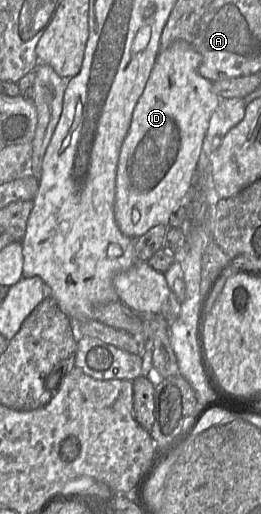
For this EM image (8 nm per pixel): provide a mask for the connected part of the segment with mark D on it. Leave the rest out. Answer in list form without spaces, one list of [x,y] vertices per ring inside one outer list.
[[[177,40],[173,42],[168,48],[160,51],[144,91],[134,108],[130,128],[120,150],[116,172],[116,191],[114,202],[114,215],[118,227],[124,235],[134,240],[138,239],[154,226],[167,225],[170,215],[180,207],[187,207],[192,202],[193,198],[198,194],[198,180],[200,177],[200,171],[202,170],[197,168],[198,162],[203,152],[203,144],[208,131],[210,118],[217,108],[220,100],[224,98],[220,97],[213,90],[213,84],[210,80],[200,75],[199,67],[201,62],[201,54],[197,52],[189,43],[184,40]]]

